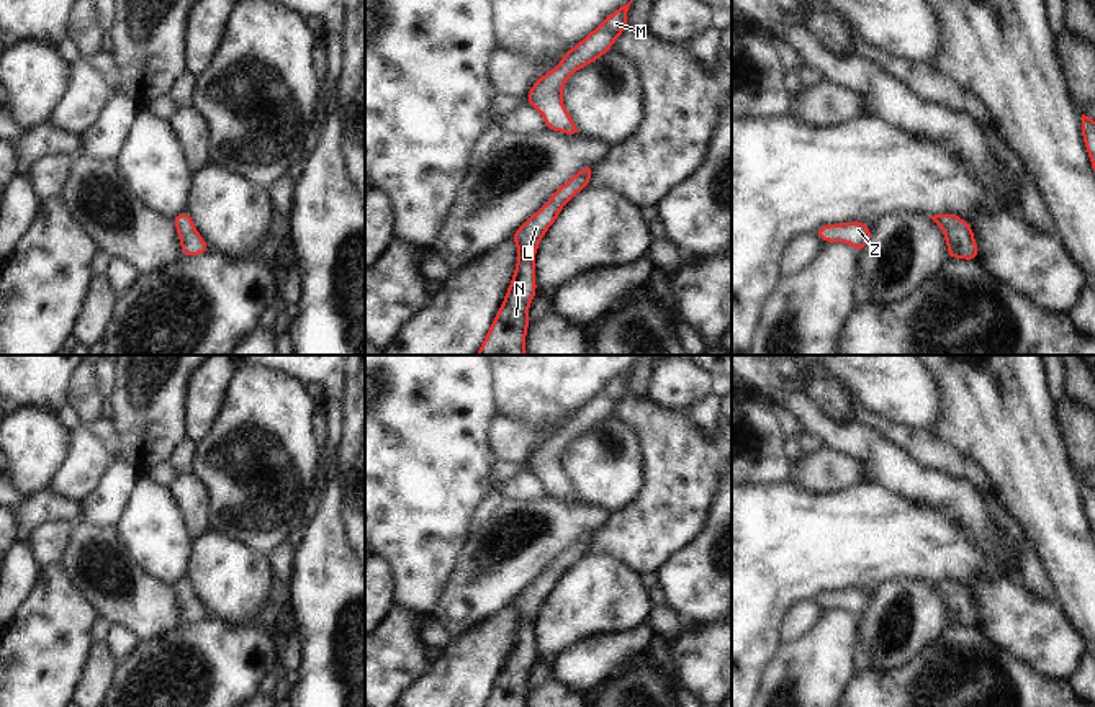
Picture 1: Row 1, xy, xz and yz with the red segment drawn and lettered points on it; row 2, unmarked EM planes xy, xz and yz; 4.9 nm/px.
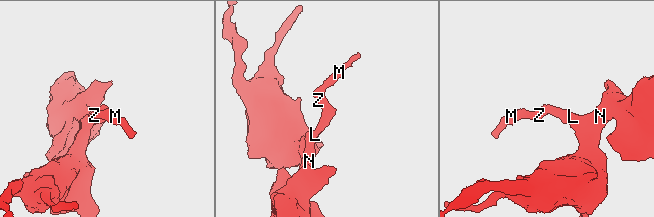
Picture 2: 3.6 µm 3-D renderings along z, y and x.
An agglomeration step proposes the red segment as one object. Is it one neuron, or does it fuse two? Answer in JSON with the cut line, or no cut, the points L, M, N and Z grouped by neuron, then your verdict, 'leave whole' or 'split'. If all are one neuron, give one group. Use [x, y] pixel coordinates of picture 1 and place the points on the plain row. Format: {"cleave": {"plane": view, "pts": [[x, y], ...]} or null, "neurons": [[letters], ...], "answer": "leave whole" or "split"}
{"cleave": null, "neurons": [["L", "M", "N", "Z"]], "answer": "leave whole"}

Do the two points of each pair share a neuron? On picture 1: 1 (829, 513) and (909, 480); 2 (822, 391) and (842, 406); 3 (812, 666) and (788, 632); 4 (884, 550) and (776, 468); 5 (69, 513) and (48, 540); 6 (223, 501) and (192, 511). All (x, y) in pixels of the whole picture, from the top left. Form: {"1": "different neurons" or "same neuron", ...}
{"1": "different neurons", "2": "same neuron", "3": "different neurons", "4": "different neurons", "5": "different neurons", "6": "different neurons"}

